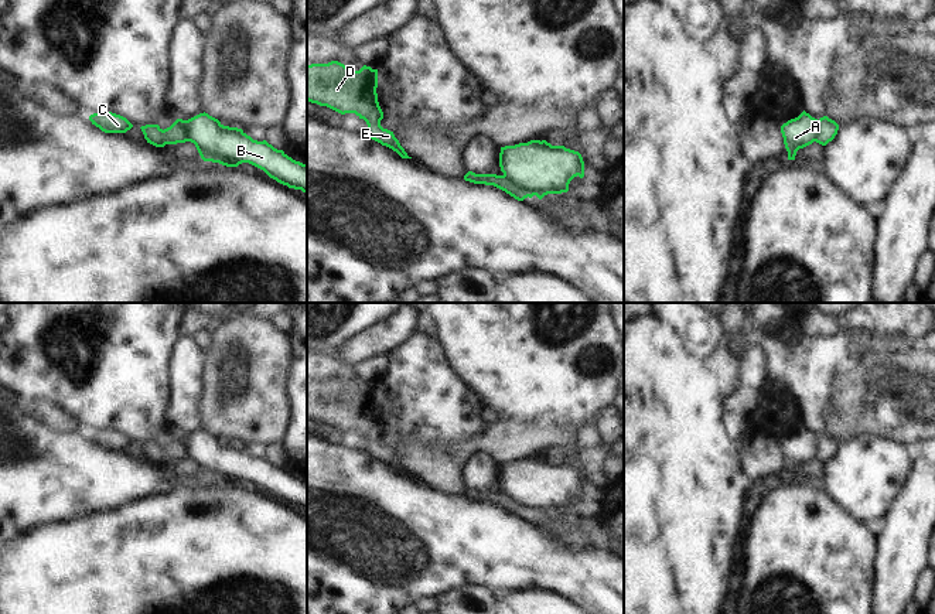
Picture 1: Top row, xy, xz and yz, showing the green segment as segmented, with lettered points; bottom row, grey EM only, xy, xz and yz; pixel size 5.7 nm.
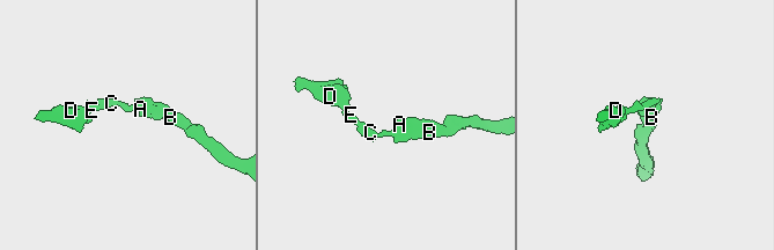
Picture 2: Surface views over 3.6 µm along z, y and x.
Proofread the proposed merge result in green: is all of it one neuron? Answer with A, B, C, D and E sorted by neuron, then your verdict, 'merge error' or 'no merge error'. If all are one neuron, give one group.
A B / C D E | merge error

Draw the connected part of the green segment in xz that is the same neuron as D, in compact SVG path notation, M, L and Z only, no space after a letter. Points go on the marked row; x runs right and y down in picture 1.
M338 61L307 65L307 100L327 106L341 115L355 113L368 124L366 136L396 151L402 158L407 156L393 132L383 129L383 112L378 102L378 69L364 65L351 71Z

